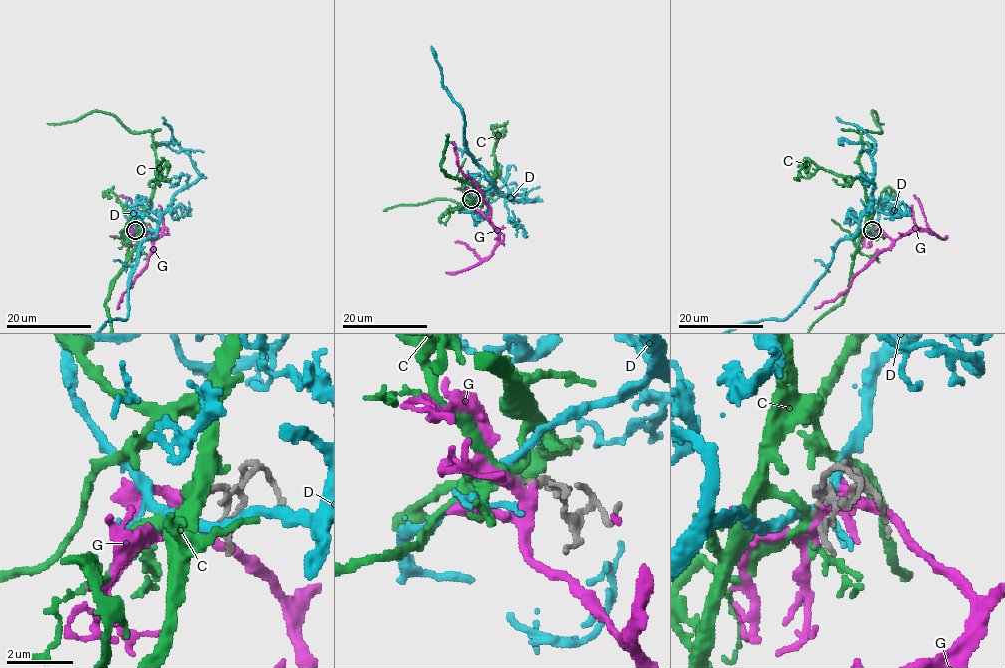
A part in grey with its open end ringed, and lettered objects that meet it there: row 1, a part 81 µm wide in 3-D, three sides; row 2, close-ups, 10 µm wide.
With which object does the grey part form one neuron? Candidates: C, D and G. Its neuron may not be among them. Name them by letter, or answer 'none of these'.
D

